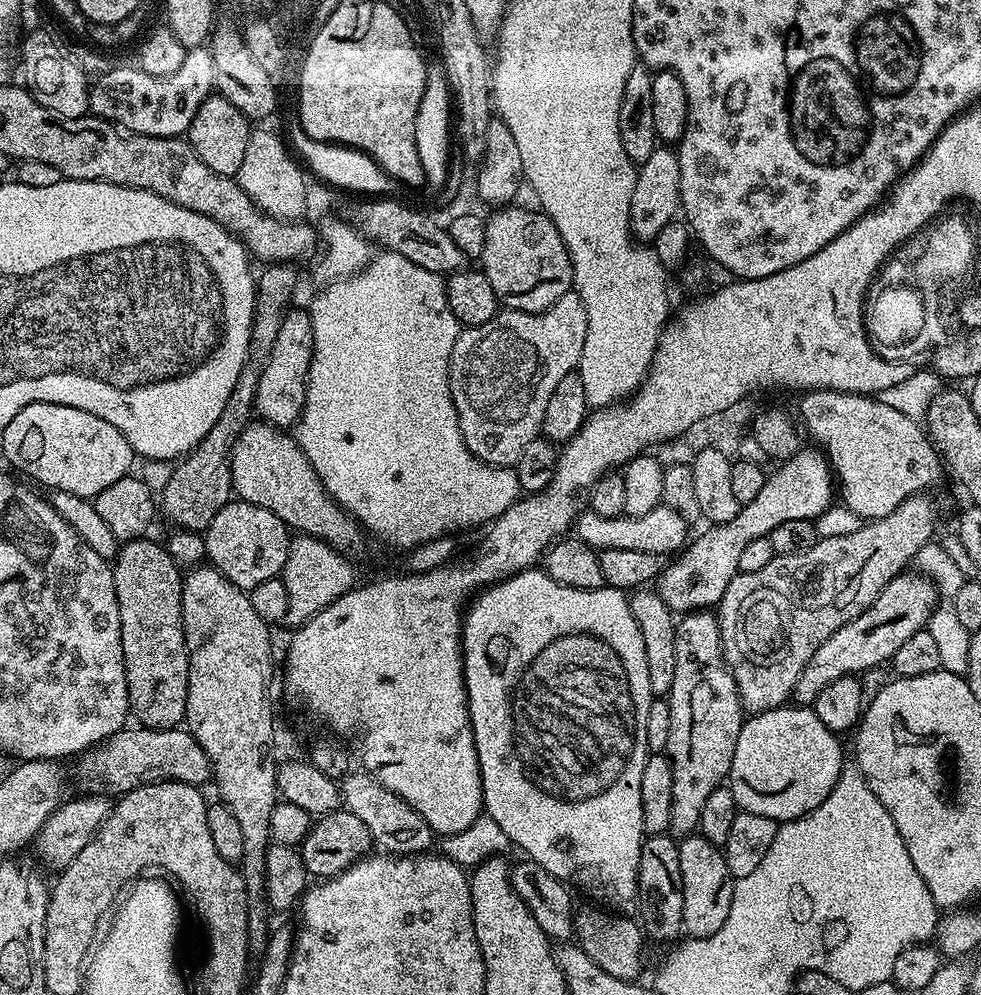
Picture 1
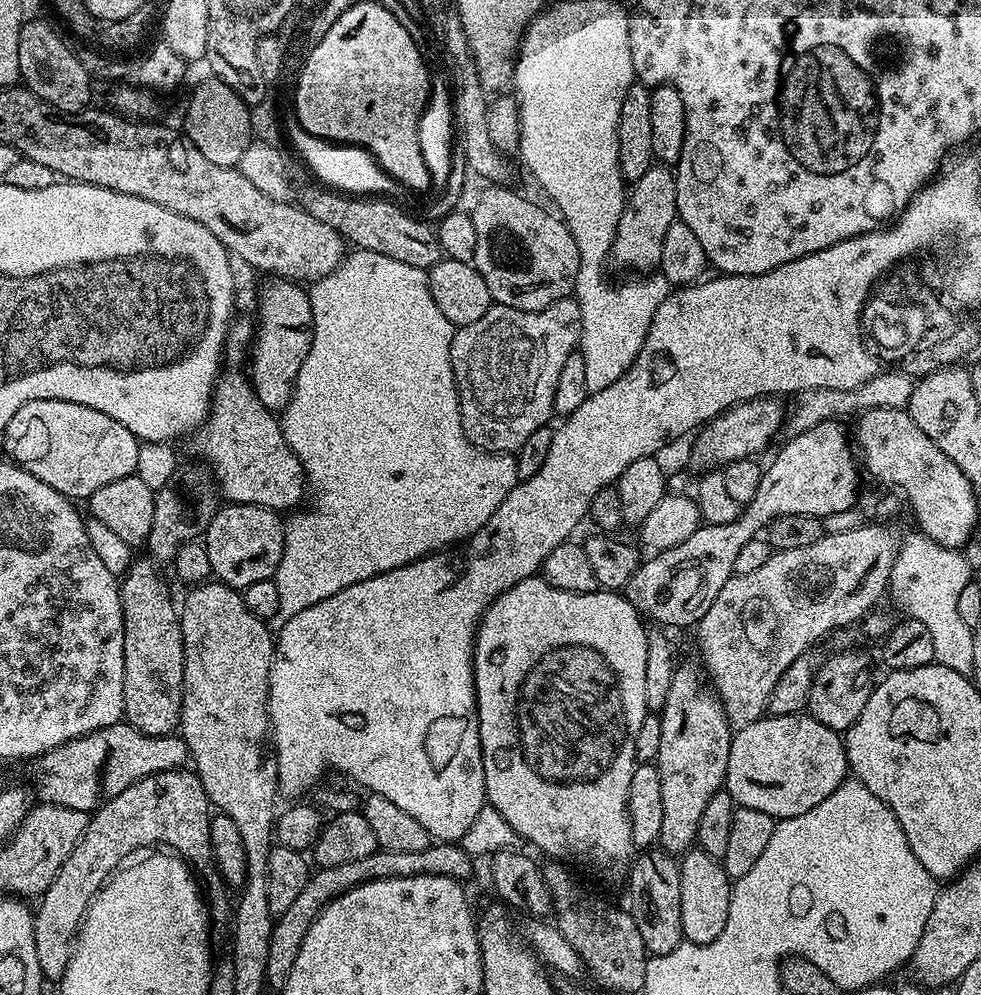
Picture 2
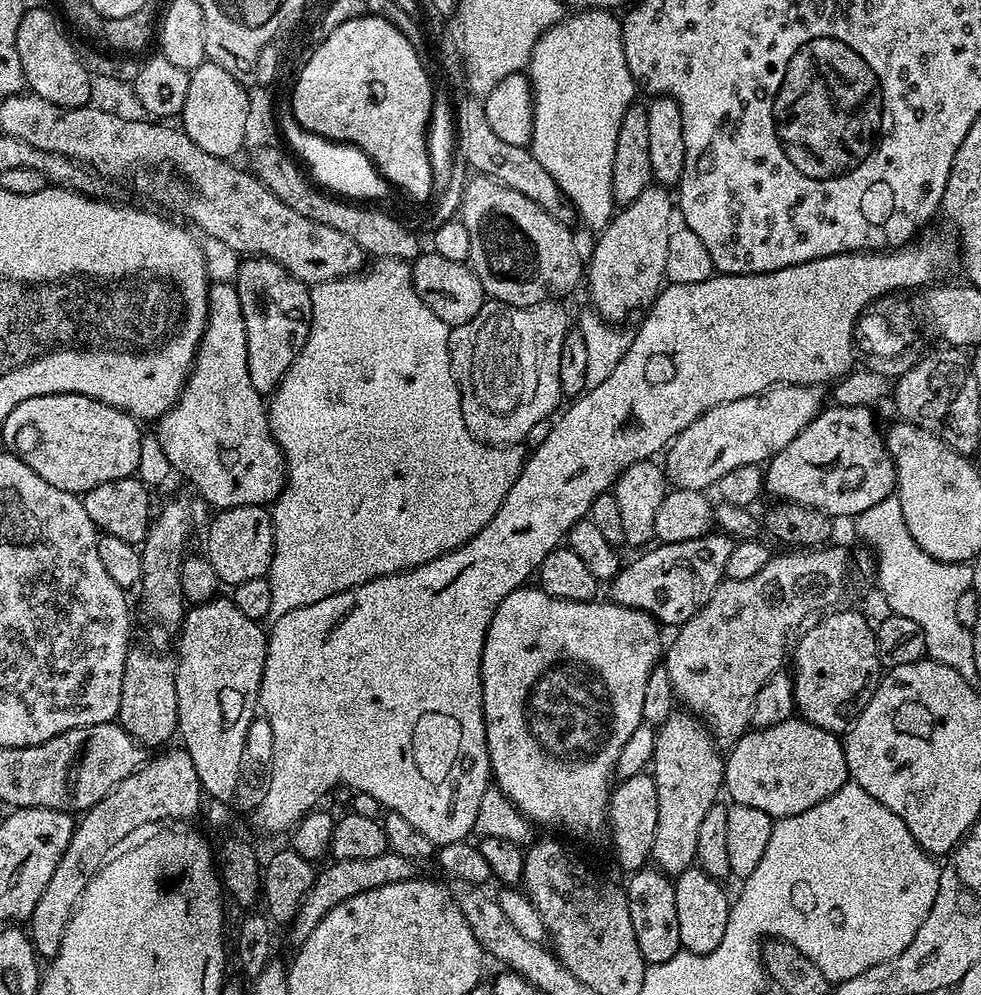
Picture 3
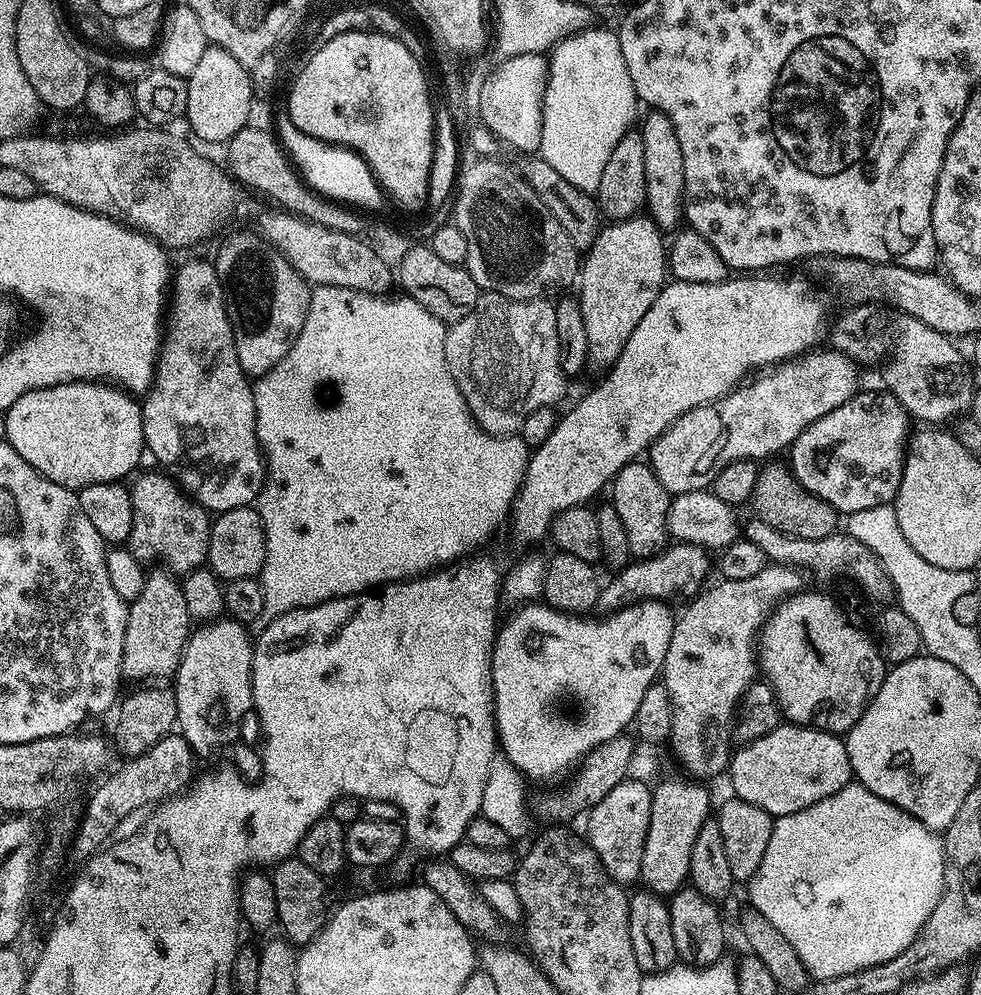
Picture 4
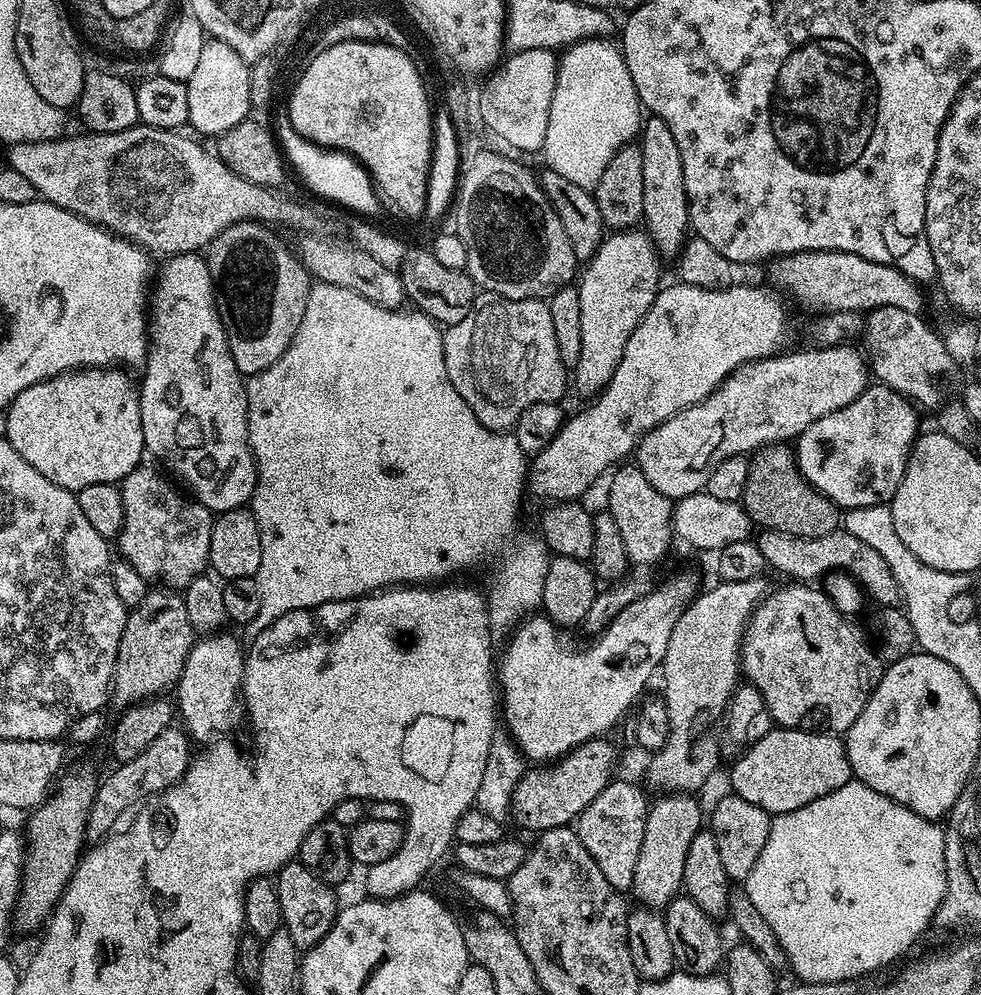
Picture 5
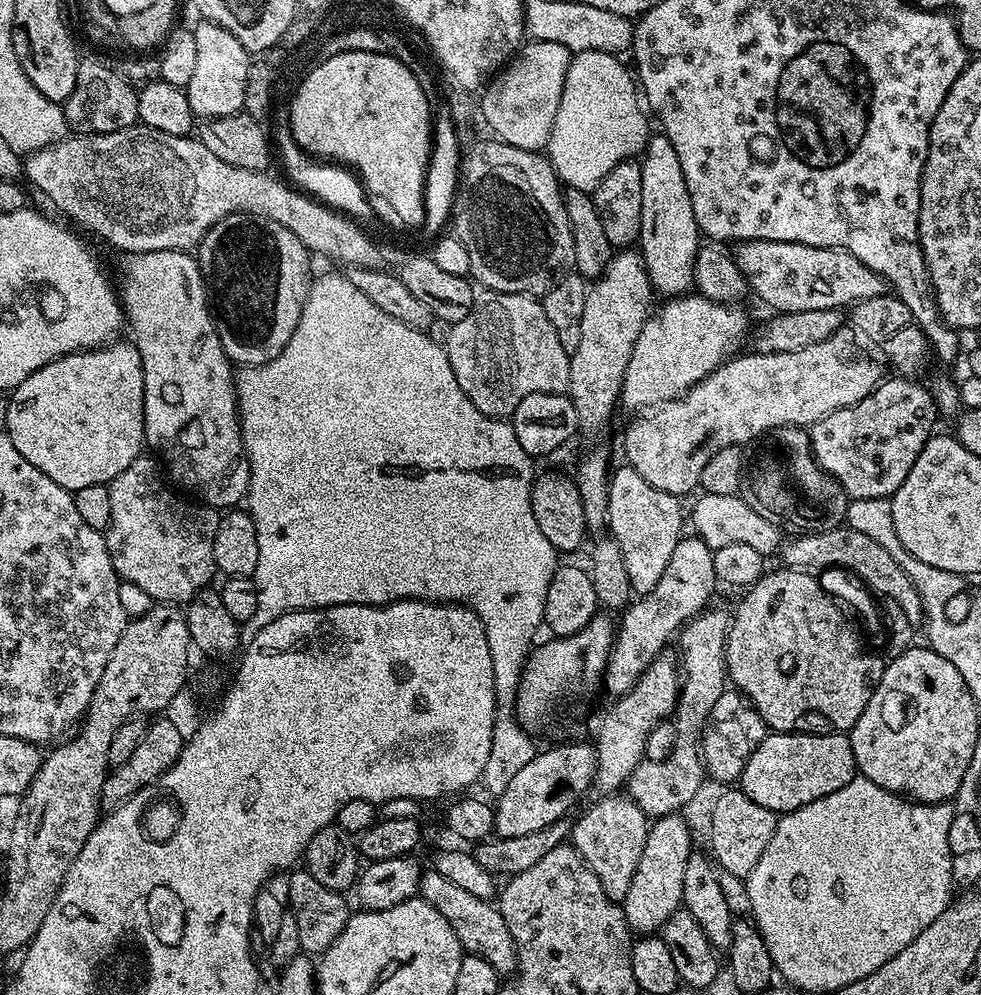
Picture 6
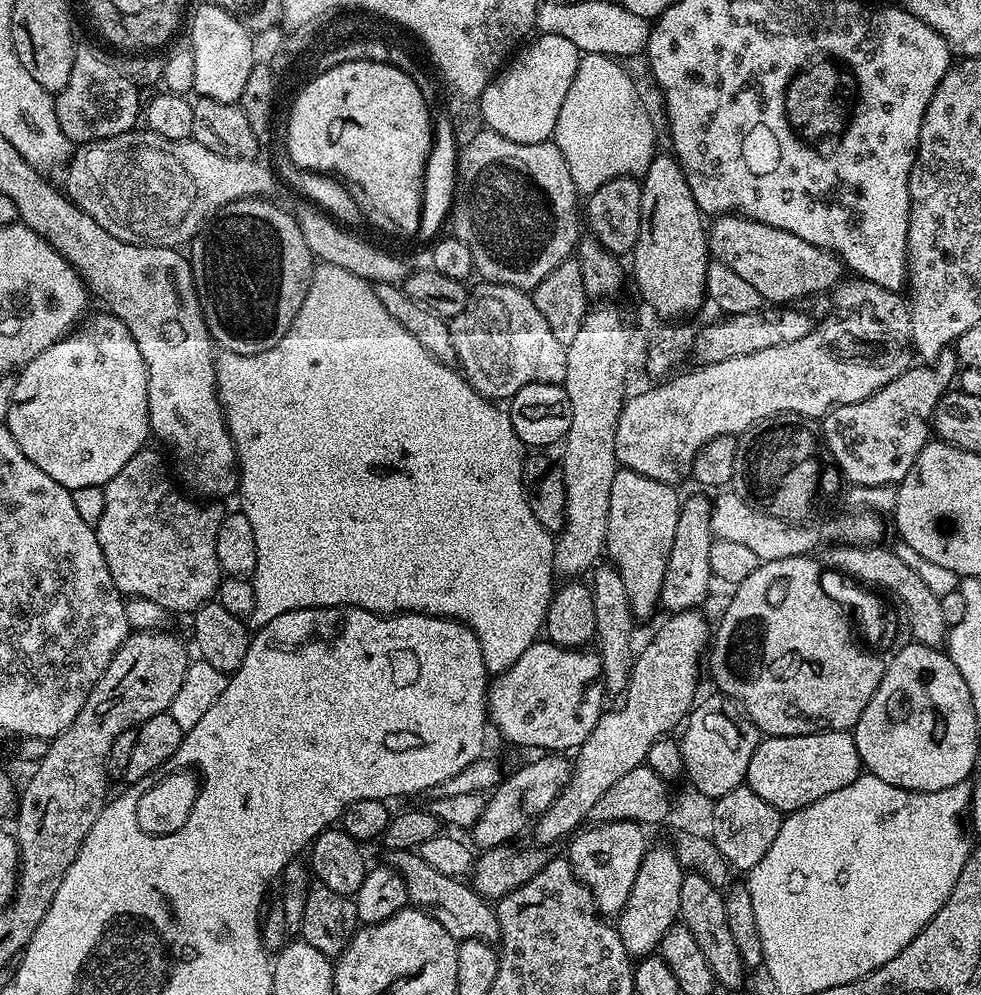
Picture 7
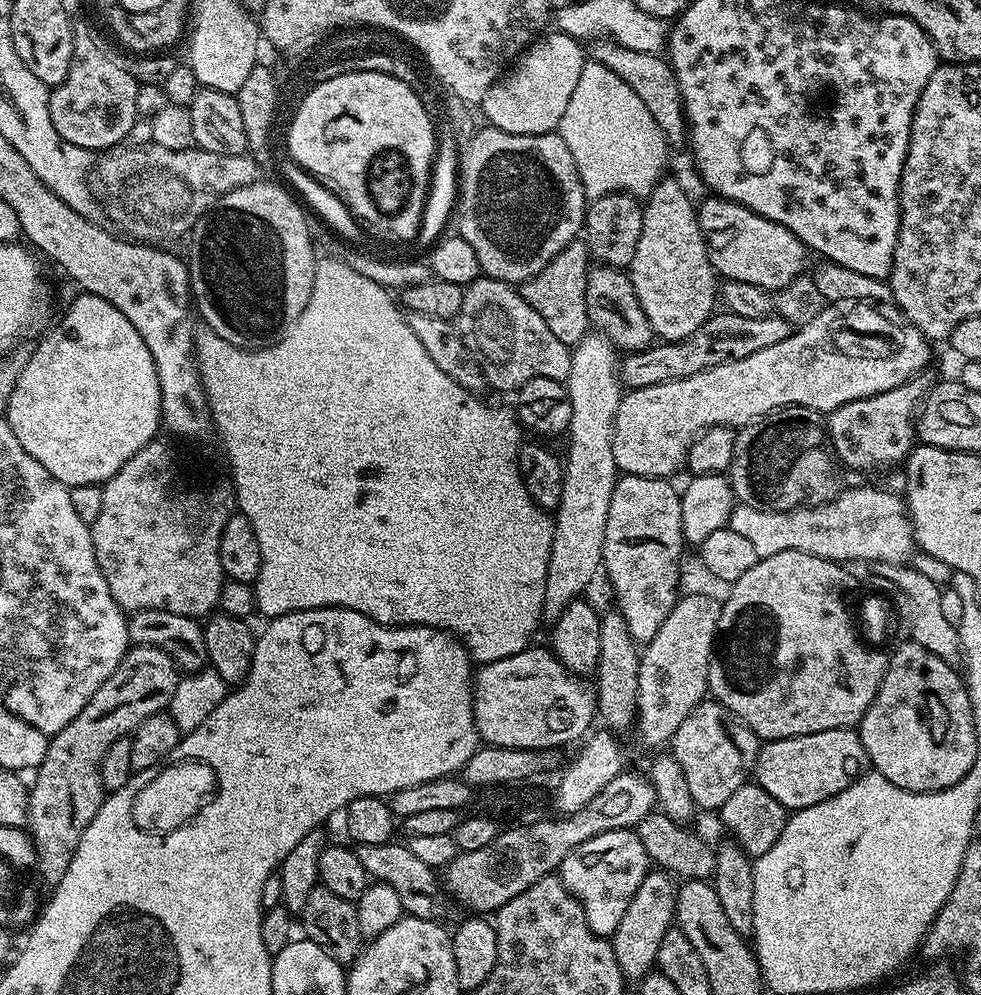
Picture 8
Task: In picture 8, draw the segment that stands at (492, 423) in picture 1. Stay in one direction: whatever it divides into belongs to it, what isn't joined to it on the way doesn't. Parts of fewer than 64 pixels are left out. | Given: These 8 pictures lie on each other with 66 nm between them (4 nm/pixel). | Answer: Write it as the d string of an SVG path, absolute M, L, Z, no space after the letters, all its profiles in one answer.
M482 274L464 288L462 306L456 311L454 323L466 350L478 361L493 389L512 394L530 378L567 381L572 348L558 342L542 314L521 298L513 285Z

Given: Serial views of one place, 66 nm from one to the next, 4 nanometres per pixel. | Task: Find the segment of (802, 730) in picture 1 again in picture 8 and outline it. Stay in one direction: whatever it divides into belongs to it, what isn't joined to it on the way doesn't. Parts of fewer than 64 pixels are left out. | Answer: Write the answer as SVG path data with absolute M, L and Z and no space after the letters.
M850 728L822 730L818 734L795 736L785 740L769 740L756 759L754 780L789 810L818 806L826 798L834 798L856 779L869 771L868 755L860 741L859 731Z

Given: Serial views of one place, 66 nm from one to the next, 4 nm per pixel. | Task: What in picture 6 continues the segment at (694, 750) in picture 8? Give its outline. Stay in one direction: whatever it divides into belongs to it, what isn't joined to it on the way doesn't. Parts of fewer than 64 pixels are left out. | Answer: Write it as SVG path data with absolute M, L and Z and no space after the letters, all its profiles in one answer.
M725 690L718 698L718 702L714 702L707 723L710 726L704 728L700 737L700 755L704 757L705 773L723 786L731 785L739 781L750 754L754 754L756 747L764 740L764 719L739 692Z

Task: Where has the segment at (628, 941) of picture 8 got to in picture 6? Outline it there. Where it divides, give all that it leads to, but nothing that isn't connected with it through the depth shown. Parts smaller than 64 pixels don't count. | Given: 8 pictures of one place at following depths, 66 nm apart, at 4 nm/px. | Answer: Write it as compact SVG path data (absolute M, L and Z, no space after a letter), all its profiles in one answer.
M680 814L658 816L651 821L646 846L642 846L642 858L638 858L638 870L634 870L630 890L626 890L626 898L622 902L624 917L633 933L659 933L666 918L683 905L682 882L686 875L686 862L694 851L692 841L693 832Z

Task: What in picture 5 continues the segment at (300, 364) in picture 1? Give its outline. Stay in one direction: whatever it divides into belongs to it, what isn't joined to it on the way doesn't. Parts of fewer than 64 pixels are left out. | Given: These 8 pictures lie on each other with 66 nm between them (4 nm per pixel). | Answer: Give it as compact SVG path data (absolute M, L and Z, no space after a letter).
M243 220L226 226L226 230L219 232L206 249L208 269L212 283L216 285L220 320L228 335L230 354L234 358L234 366L238 366L240 375L245 378L257 376L286 354L294 334L298 334L298 326L302 326L302 314L306 314L306 302L314 283L299 255L293 249L291 252L284 245L283 238L272 232L275 231L269 225Z

